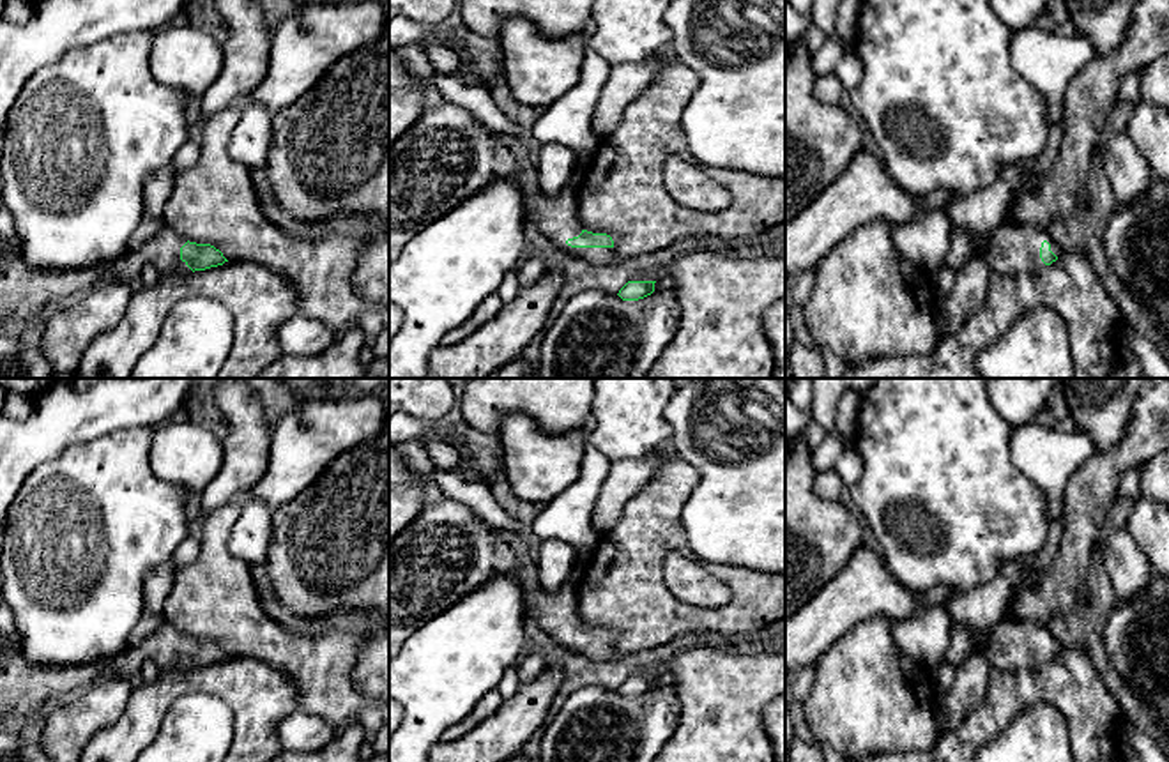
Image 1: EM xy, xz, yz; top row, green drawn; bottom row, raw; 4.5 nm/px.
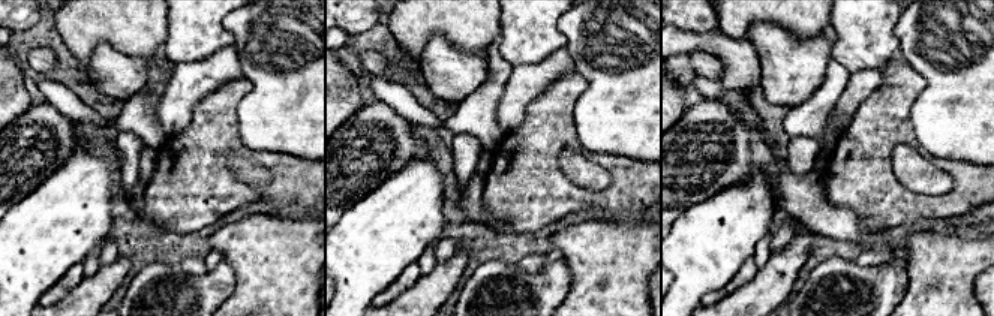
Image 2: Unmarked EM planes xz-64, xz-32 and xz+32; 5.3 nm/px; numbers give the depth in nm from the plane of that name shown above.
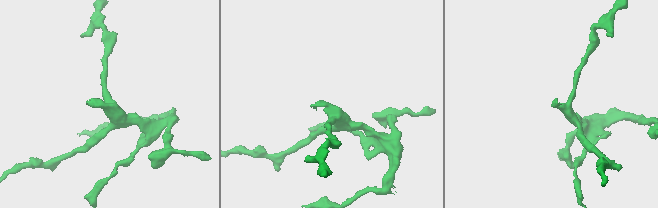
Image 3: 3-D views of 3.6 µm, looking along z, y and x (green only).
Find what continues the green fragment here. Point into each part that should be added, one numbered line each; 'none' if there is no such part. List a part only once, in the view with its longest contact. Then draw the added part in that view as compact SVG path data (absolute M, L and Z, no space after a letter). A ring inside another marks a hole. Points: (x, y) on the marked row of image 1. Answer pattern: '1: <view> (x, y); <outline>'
1: xz (557, 218); M566 186L559 194L548 196L536 191L527 196L529 217L538 221L539 232L546 235L554 248L568 251L577 263L619 265L624 262L614 248L571 248L568 239L578 237L584 225L578 217L578 189Z

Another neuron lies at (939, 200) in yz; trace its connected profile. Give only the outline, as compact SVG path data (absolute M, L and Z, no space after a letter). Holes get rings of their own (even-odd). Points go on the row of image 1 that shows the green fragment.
M936 191L921 200L921 209L927 212L946 210L955 198L948 191Z

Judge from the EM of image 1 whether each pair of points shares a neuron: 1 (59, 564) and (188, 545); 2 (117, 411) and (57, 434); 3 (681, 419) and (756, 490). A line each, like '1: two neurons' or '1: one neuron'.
1: two neurons
2: one neuron
3: one neuron

